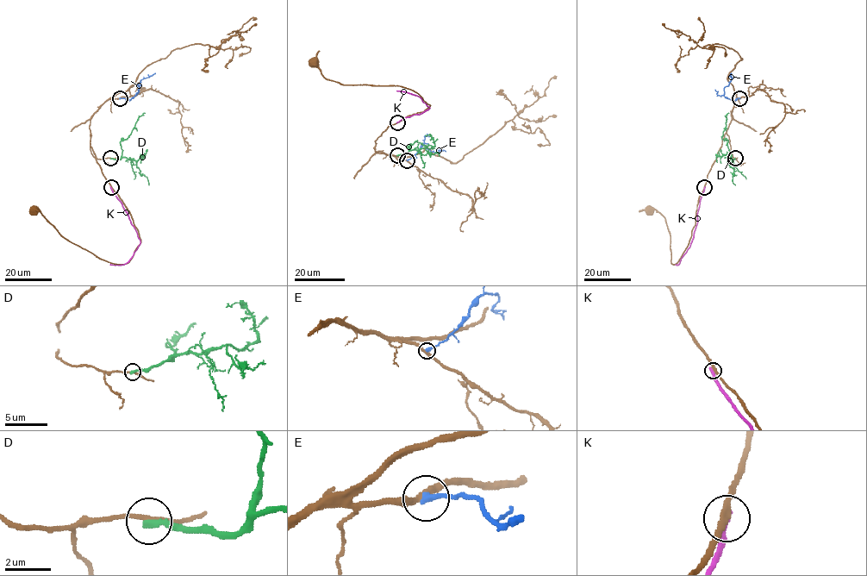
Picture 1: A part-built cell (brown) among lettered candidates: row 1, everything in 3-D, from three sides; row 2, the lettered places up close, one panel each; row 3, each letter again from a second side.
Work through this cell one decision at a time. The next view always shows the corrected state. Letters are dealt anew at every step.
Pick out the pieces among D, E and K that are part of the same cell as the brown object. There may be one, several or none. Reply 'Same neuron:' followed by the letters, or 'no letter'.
Same neuron: no letter

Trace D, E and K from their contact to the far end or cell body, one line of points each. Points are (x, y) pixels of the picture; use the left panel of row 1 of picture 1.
D: (110, 158), (121, 158), (121, 141), (127, 138), (137, 119), (145, 113)
E: (120, 98), (127, 101), (138, 93), (141, 79), (155, 73)
K: (111, 187), (127, 214), (140, 244), (127, 262), (109, 265)

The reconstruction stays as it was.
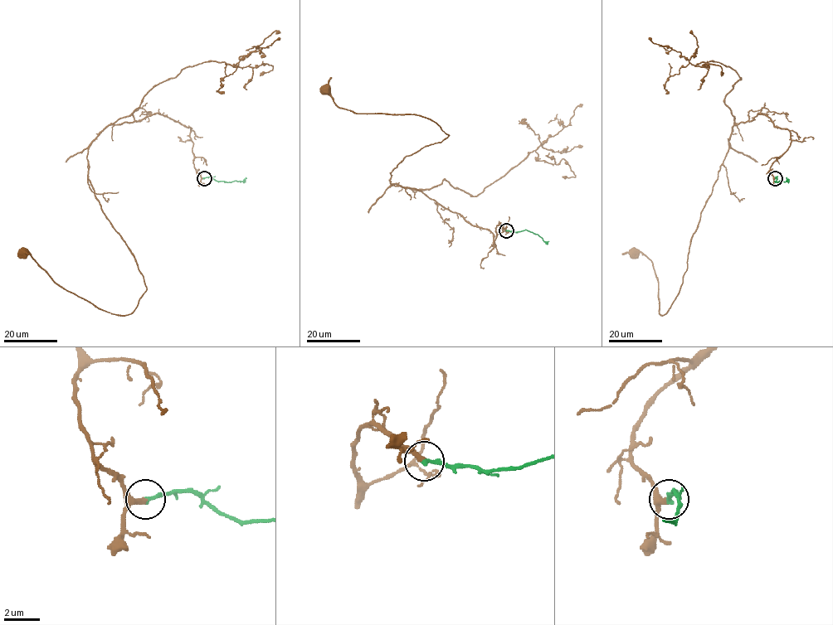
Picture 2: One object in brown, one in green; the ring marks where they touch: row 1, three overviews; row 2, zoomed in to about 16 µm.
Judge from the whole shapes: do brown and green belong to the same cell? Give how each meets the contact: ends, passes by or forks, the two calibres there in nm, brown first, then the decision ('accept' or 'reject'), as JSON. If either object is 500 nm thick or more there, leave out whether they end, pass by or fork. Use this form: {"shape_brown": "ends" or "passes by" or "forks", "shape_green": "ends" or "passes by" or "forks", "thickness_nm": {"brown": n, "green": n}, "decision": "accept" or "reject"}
{"shape_brown": "passes by", "shape_green": "ends", "thickness_nm": {"brown": 240, "green": 260}, "decision": "accept"}

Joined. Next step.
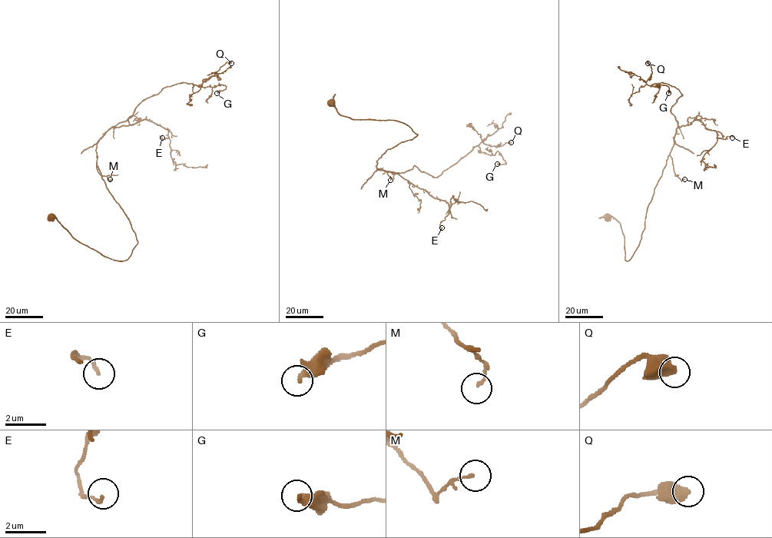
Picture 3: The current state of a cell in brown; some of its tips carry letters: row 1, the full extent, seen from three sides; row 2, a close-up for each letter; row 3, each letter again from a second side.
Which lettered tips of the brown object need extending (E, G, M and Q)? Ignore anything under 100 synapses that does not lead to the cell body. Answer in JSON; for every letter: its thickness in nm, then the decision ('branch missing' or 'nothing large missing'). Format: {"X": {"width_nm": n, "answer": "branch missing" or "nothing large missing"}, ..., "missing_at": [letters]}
{"E": {"width_nm": 150, "answer": "nothing large missing"}, "G": {"width_nm": 260, "answer": "nothing large missing"}, "M": {"width_nm": 120, "answer": "nothing large missing"}, "Q": {"width_nm": 600, "answer": "nothing large missing"}, "missing_at": []}

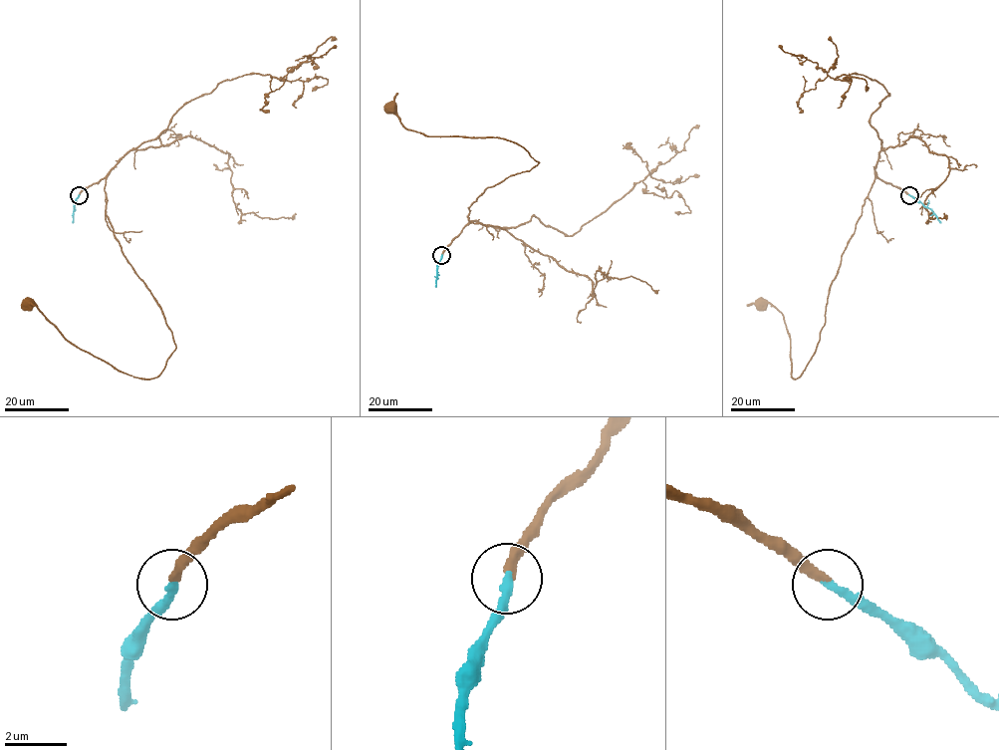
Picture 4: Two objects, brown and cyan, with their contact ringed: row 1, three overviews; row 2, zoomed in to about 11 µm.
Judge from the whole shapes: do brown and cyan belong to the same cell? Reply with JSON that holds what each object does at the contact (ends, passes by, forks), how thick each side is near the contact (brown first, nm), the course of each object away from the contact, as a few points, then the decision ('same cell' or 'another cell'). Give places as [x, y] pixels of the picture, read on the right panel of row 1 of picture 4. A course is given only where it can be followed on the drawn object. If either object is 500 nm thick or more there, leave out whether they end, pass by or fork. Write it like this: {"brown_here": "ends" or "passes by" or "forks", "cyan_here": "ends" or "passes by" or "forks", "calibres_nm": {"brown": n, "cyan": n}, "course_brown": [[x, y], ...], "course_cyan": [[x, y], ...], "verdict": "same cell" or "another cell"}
{"brown_here": "ends", "cyan_here": "ends", "calibres_nm": {"brown": 280, "cyan": 280}, "course_brown": [[909, 194], [875, 178], [832, 282], [816, 351], [798, 377], [792, 376], [790, 337], [784, 316], [764, 304]], "course_cyan": [[909, 194], [927, 206], [940, 223]], "verdict": "same cell"}

